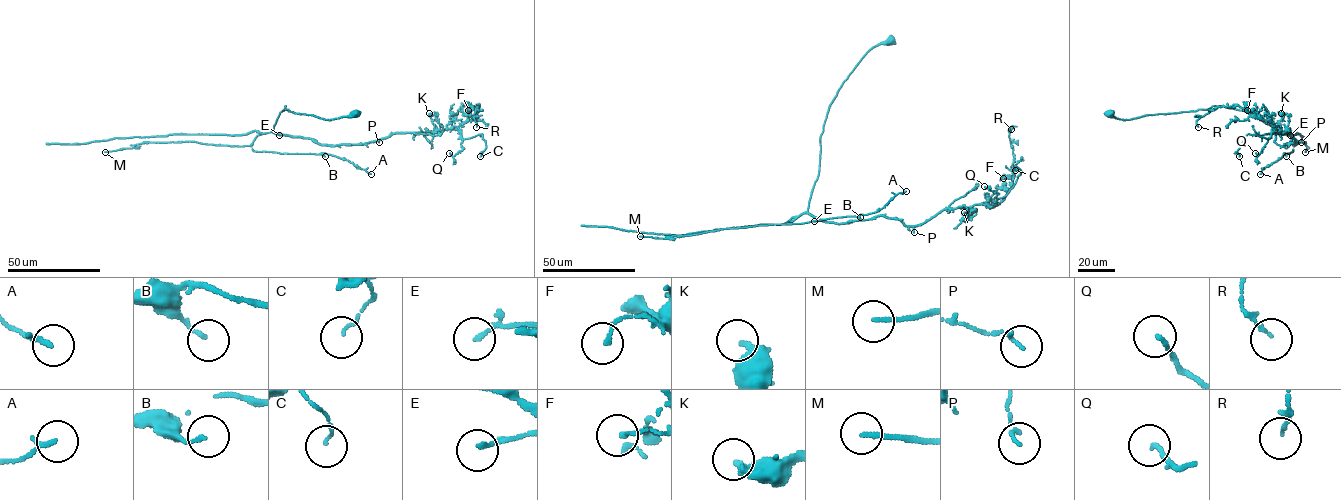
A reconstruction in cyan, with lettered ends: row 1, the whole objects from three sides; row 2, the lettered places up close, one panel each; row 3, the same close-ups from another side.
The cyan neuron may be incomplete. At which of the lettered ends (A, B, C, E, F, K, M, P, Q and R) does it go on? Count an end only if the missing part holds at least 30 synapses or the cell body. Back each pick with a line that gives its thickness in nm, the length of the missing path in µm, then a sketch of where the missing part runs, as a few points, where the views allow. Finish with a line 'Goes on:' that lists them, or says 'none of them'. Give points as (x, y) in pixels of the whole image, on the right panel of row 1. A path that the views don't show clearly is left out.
Goes on: none of them

